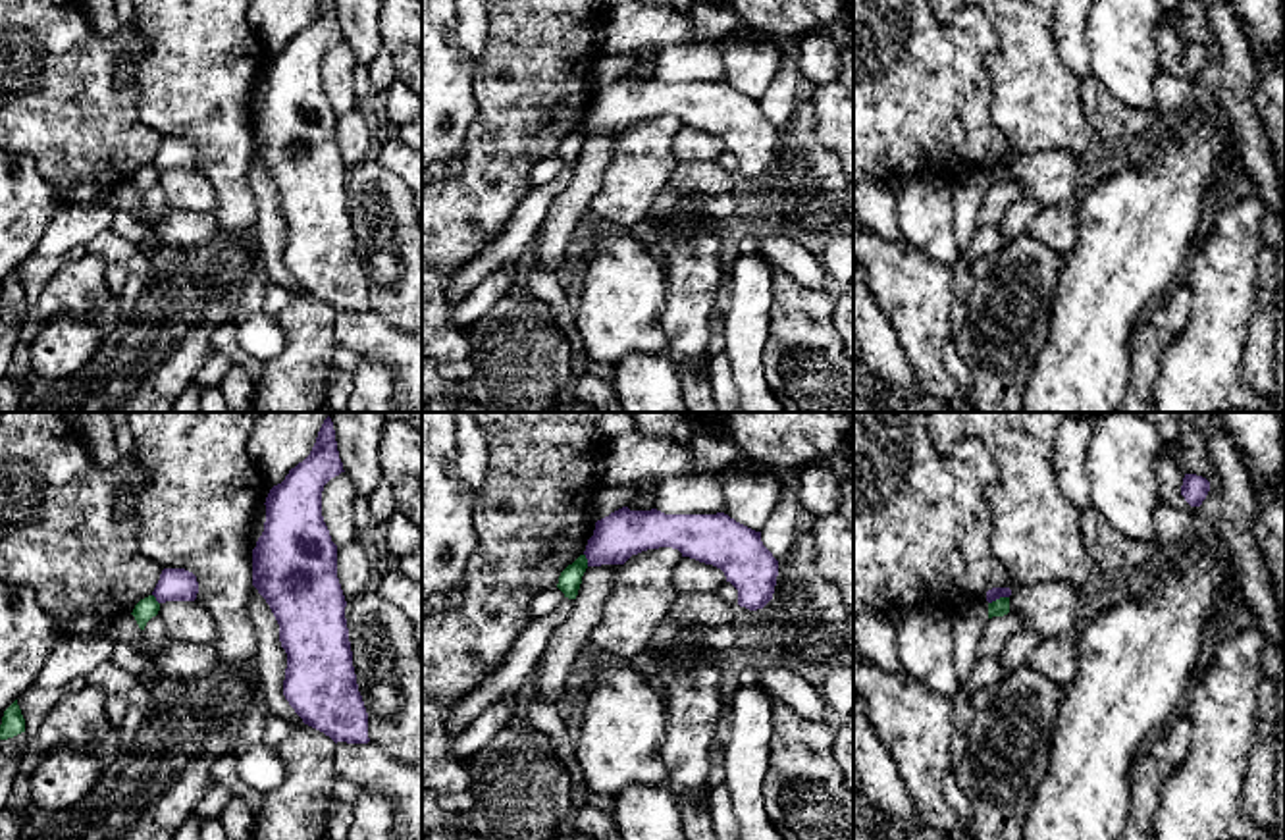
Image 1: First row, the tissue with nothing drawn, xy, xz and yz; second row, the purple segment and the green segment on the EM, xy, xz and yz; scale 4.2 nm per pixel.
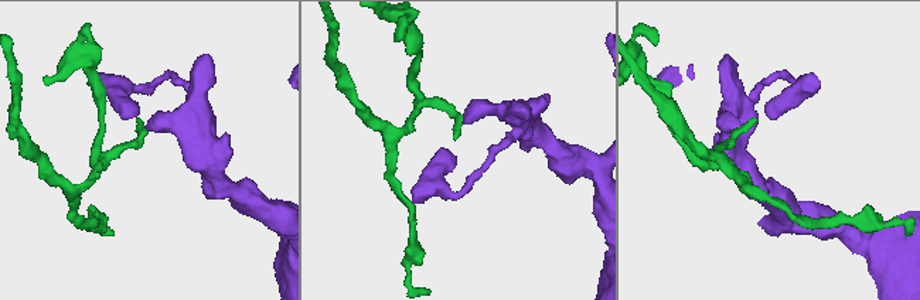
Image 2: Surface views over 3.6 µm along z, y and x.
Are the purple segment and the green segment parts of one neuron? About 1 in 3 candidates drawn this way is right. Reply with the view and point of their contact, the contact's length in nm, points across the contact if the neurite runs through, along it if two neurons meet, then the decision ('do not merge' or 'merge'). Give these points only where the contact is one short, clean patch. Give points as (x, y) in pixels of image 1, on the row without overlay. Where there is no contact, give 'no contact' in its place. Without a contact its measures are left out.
meets purple in yz at (998, 166); contact 90 nm long; border along yz (1008, 164), (989, 172); do not merge

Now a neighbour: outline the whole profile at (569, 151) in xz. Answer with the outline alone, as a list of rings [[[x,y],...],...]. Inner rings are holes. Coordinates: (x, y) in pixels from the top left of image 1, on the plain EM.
[[[580,123],[561,141],[557,156],[564,162],[564,166],[576,168],[586,137],[588,127],[586,123]]]

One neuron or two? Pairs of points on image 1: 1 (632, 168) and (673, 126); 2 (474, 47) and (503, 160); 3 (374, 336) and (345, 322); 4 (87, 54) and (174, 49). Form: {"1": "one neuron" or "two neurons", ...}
{"1": "one neuron", "2": "two neurons", "3": "one neuron", "4": "two neurons"}

